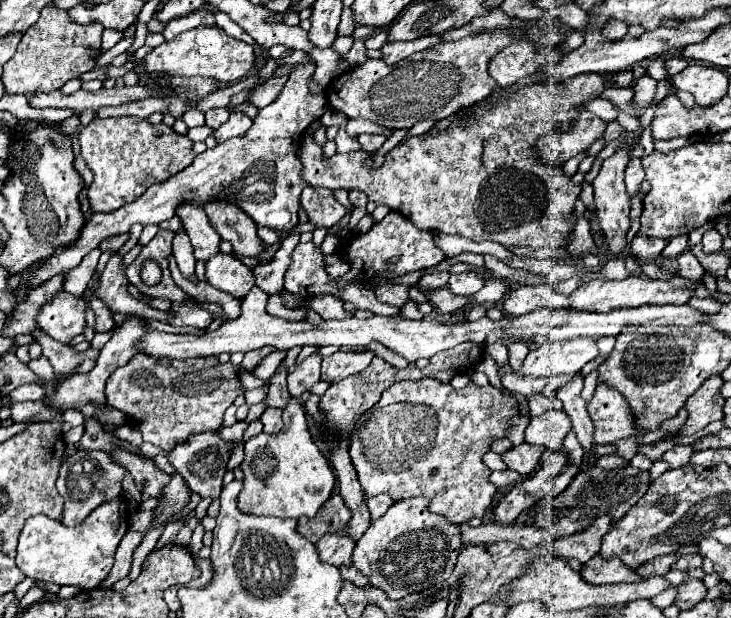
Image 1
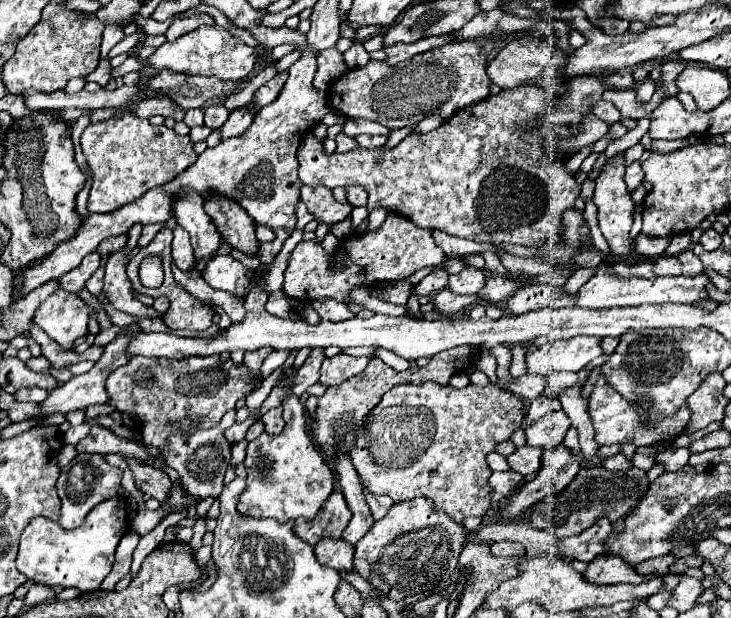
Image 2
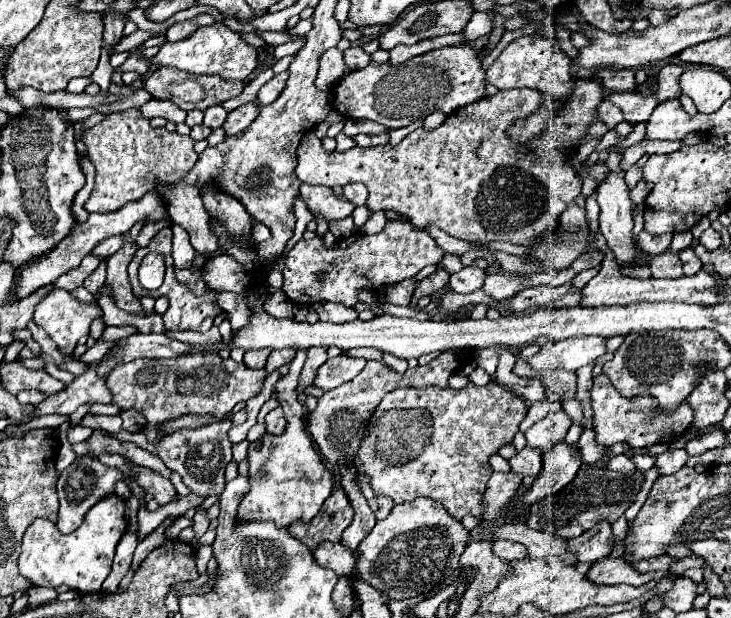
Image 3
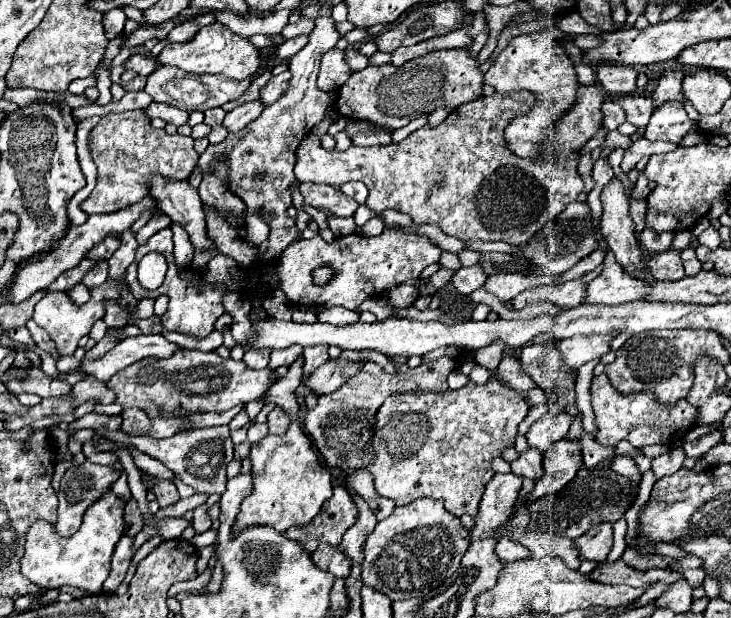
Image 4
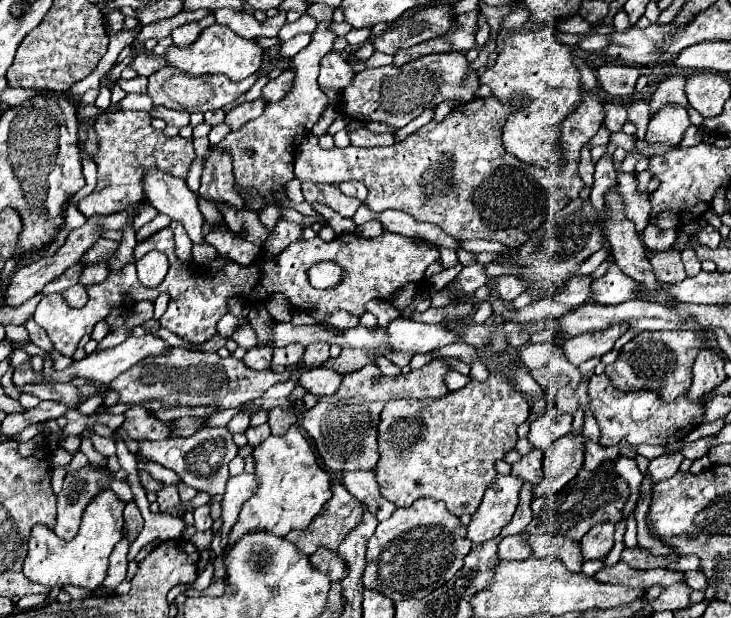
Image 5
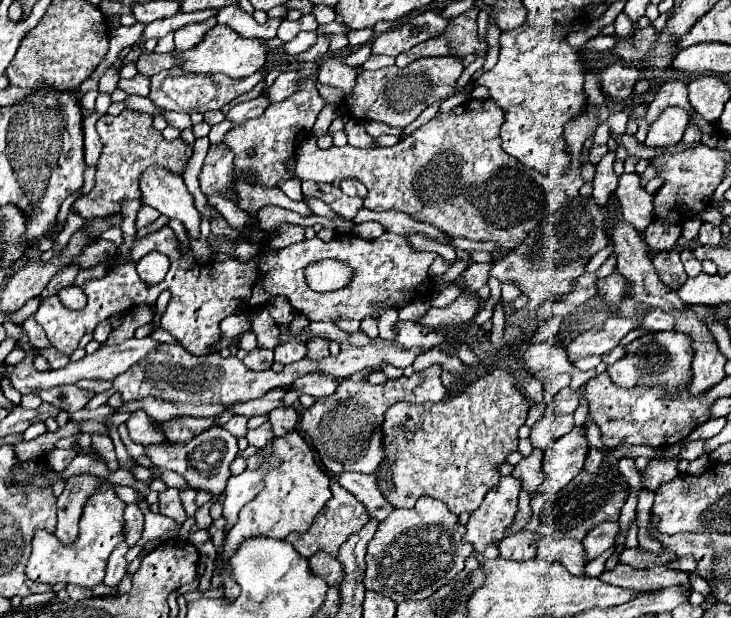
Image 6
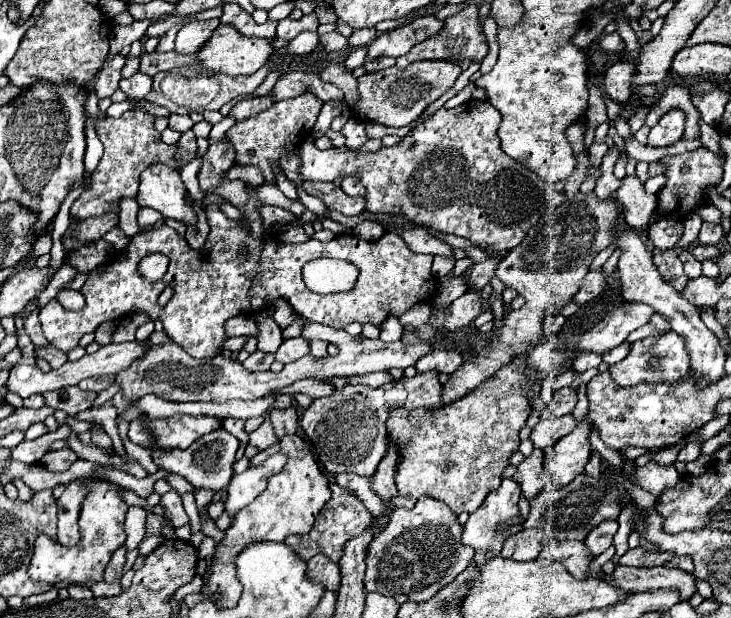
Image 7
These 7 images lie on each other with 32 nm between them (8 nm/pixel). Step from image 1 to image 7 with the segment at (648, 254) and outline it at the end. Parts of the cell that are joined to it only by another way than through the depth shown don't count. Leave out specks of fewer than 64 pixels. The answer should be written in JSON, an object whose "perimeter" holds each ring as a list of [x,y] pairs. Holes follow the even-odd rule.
{"perimeter":[[[656,220],[646,232],[650,244],[658,250],[670,250],[682,236],[682,224],[668,224],[668,220]]]}

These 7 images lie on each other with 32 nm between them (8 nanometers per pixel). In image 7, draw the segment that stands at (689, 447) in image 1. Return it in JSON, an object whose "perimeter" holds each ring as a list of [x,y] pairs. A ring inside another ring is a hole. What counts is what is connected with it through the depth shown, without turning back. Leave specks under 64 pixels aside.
{"perimeter":[[[650,460],[646,466],[642,468],[636,468],[636,478],[638,478],[638,484],[640,488],[644,488],[646,492],[654,494],[654,496],[660,496],[660,492],[672,484],[676,484],[676,480],[680,478],[678,470],[674,464],[668,464],[668,466],[662,466],[654,460]]]}

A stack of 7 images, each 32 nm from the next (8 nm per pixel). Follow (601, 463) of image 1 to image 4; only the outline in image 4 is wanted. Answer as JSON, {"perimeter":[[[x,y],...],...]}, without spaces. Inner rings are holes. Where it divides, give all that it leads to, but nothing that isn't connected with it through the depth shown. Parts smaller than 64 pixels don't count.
{"perimeter":[[[616,456],[612,459],[611,470],[618,472],[627,478],[632,480],[632,484],[636,484],[637,481],[641,480],[642,474],[637,468],[634,460],[628,456]]]}

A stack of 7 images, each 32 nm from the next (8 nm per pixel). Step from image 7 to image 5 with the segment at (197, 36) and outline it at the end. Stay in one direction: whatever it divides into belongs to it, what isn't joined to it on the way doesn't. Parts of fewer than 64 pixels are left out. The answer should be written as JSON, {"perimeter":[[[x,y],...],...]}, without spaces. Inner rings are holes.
{"perimeter":[[[208,14],[206,18],[202,18],[202,20],[198,20],[198,22],[188,22],[188,24],[184,24],[184,26],[178,26],[176,30],[172,30],[172,40],[174,40],[174,44],[178,44],[178,46],[184,46],[184,44],[192,44],[192,40],[196,40],[196,36],[202,32],[202,28],[206,28],[206,26],[210,26],[210,24],[214,24],[216,20],[214,20],[214,16],[212,14]]]}

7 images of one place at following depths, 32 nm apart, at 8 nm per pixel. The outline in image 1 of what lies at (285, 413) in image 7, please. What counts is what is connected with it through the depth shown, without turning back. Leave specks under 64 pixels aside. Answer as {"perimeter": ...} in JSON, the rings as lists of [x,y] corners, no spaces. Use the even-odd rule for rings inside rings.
{"perimeter":[[[266,408],[260,416],[260,422],[264,424],[266,434],[276,434],[282,428],[282,410],[280,408]]]}

